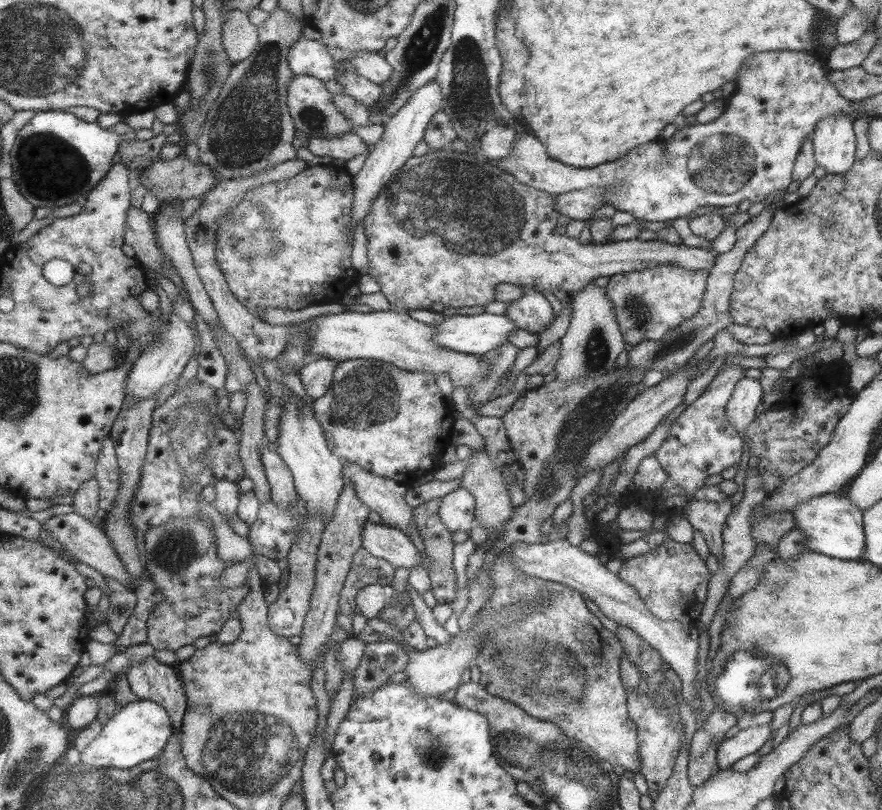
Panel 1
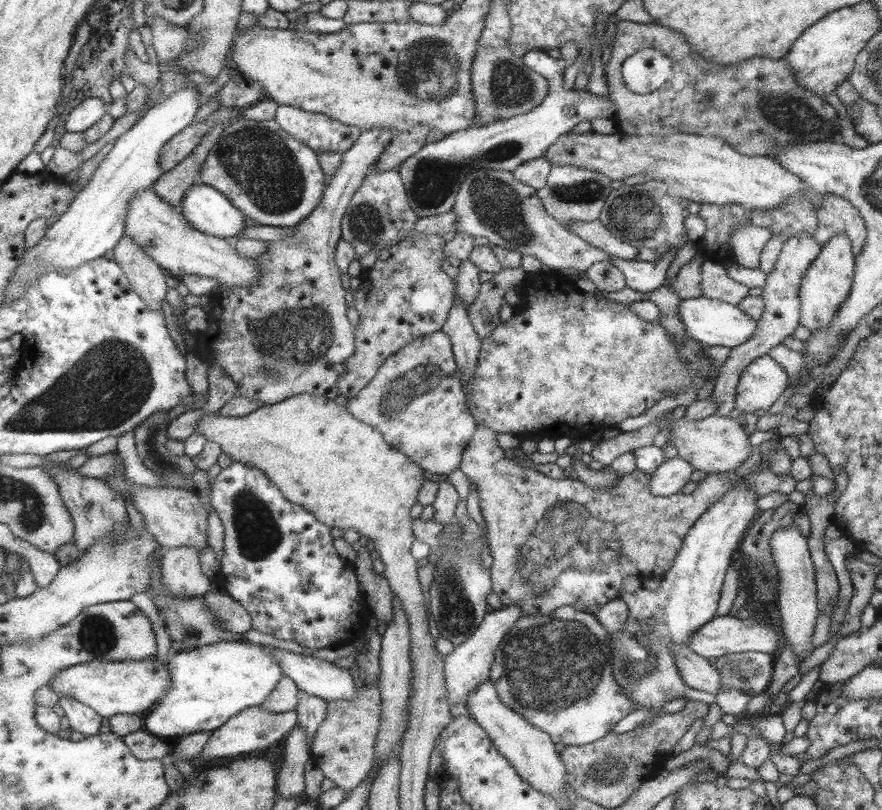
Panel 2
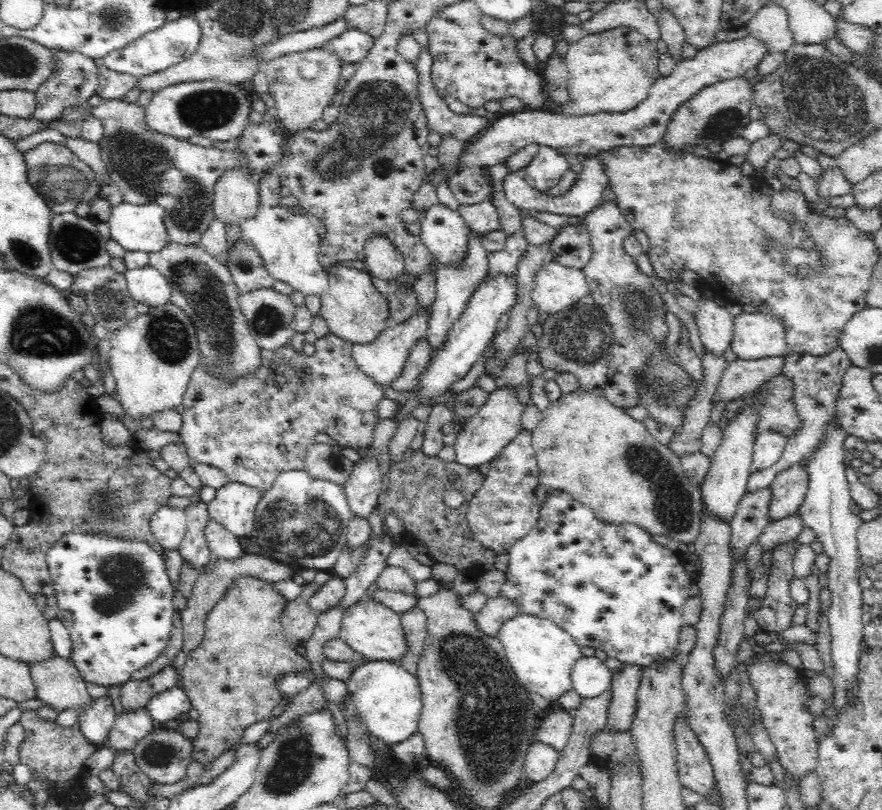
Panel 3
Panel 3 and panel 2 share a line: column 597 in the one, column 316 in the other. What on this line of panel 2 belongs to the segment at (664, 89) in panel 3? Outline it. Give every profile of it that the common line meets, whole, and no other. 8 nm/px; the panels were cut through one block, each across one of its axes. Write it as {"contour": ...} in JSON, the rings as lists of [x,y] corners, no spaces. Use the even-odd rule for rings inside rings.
{"contour":[[[285,105],[275,109],[274,121],[291,138],[305,143],[316,154],[325,150],[342,154],[352,148],[362,132],[356,126],[345,125],[327,115]]]}

